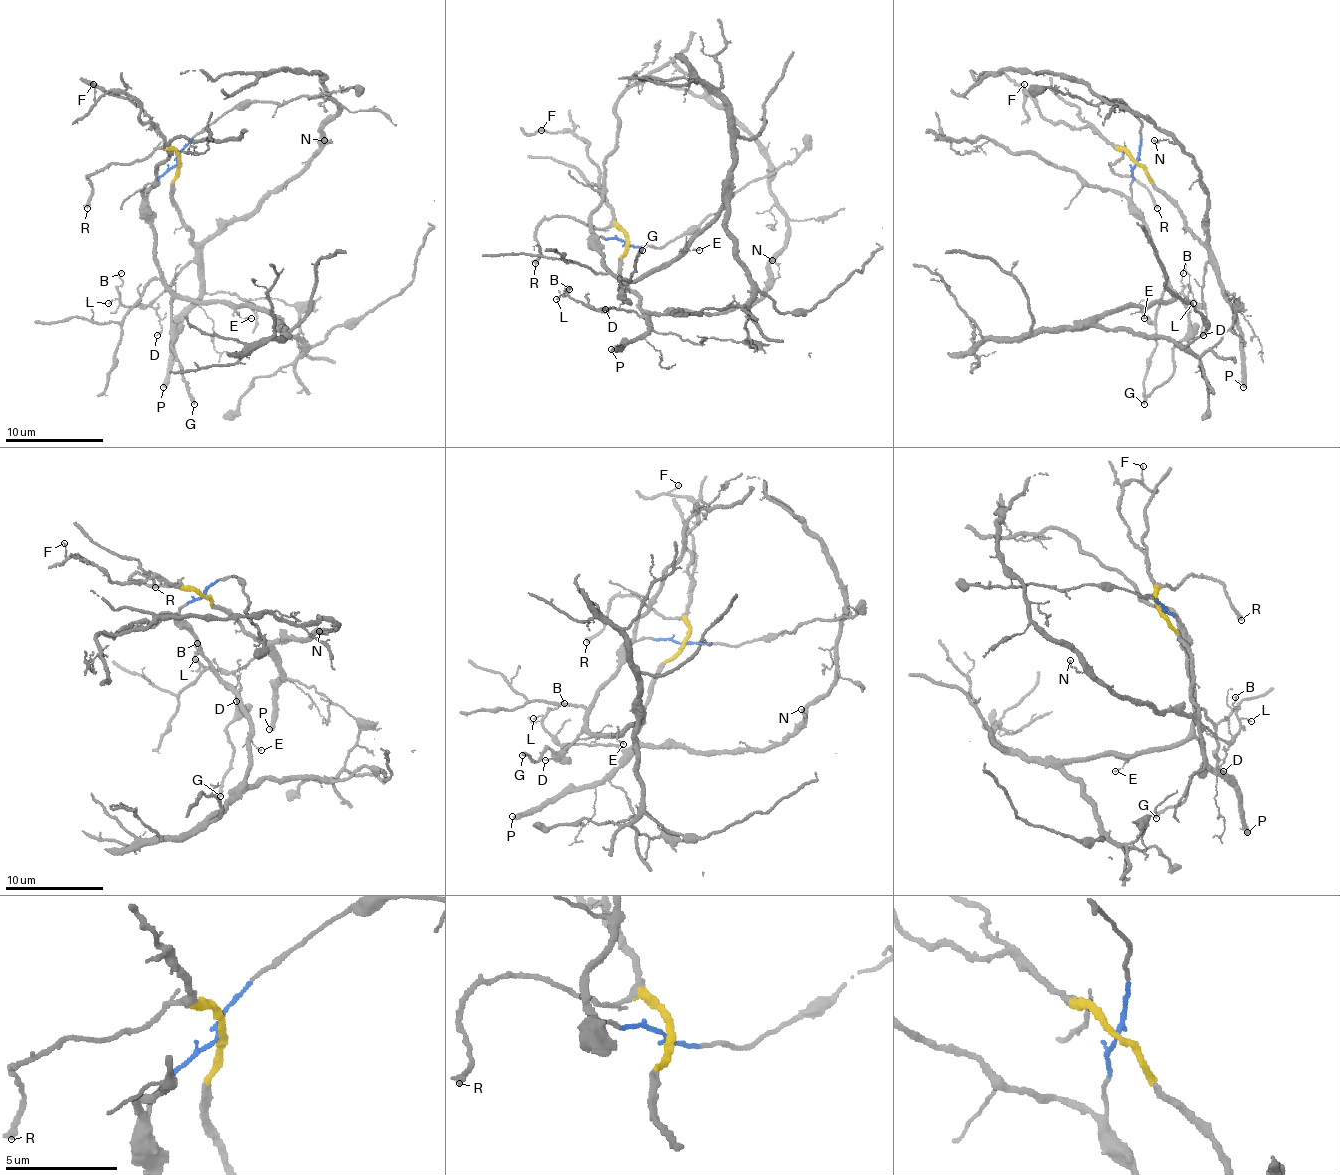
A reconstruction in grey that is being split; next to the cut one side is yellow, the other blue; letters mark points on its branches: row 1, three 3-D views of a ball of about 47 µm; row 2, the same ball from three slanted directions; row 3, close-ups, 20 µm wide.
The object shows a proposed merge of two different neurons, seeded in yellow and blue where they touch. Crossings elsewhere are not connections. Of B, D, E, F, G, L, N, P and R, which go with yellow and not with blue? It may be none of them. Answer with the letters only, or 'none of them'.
B, D, F, L, N, P, R

